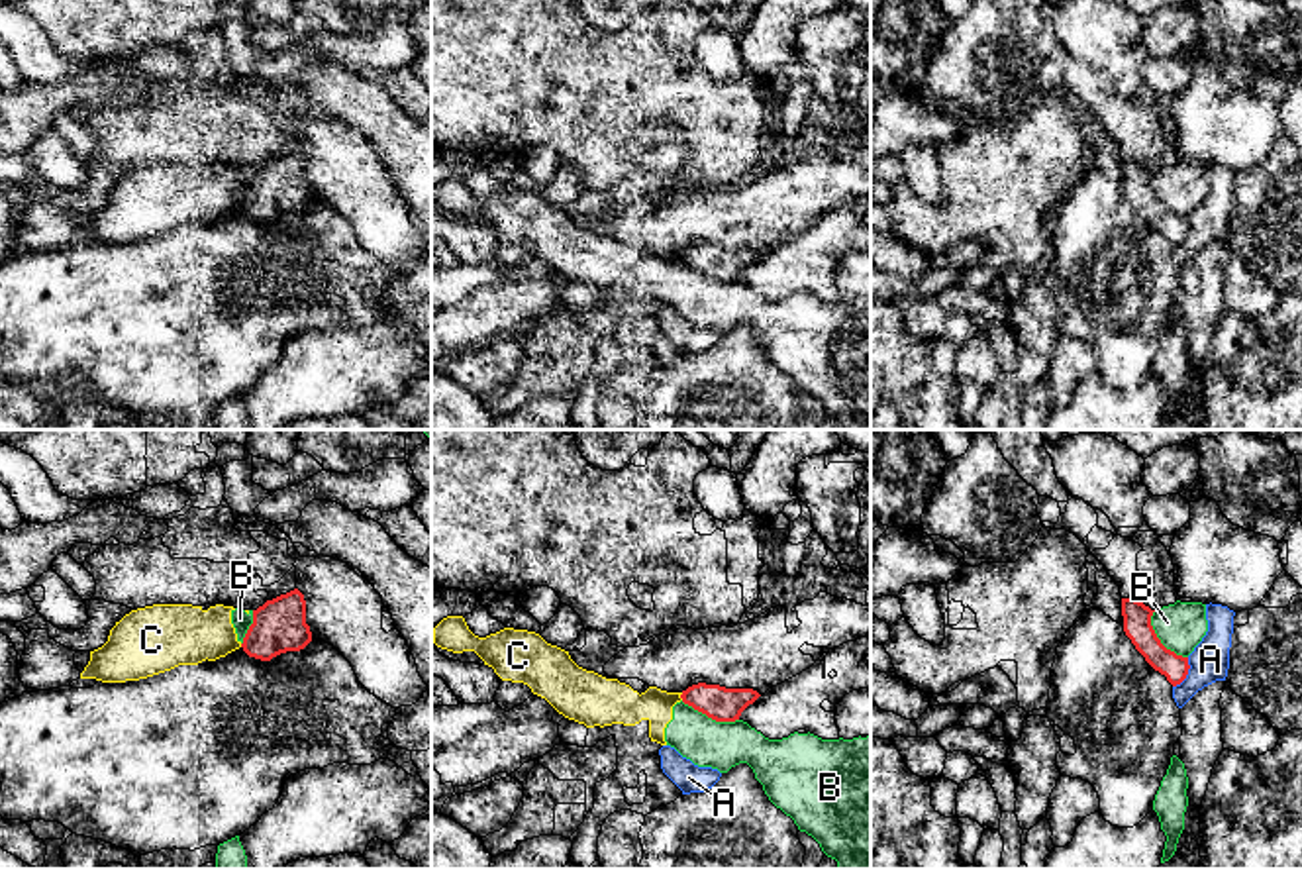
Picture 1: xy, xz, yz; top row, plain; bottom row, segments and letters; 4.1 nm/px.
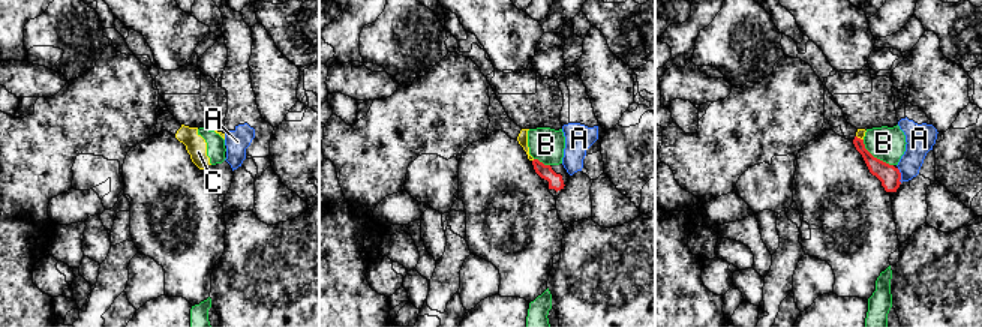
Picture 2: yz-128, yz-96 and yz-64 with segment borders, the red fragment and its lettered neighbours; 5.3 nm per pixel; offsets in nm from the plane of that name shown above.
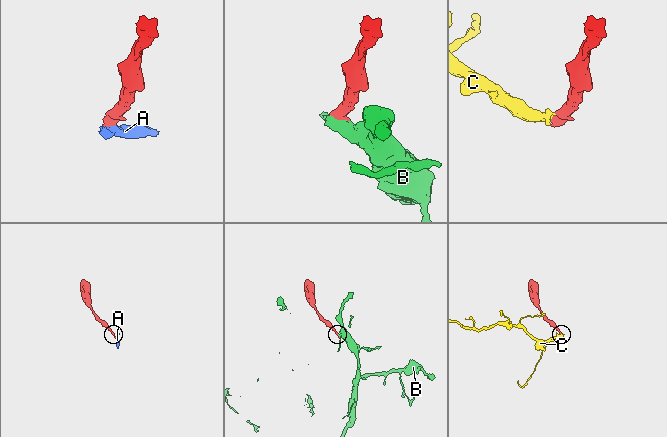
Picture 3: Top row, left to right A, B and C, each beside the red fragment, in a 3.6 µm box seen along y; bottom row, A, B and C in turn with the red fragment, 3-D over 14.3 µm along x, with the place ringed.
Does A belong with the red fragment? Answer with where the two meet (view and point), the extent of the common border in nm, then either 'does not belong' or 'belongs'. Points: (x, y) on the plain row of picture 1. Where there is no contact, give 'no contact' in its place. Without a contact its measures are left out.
yz (1187, 234) | 140 nm | does not belong

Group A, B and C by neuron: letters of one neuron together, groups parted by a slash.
A / B C

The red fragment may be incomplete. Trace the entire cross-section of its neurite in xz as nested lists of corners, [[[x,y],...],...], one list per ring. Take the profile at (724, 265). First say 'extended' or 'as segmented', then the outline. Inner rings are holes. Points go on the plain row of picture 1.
as segmented; [[[698,243],[682,251],[684,265],[706,275],[716,282],[735,282],[741,273],[761,255],[753,249],[726,249],[720,245]]]

